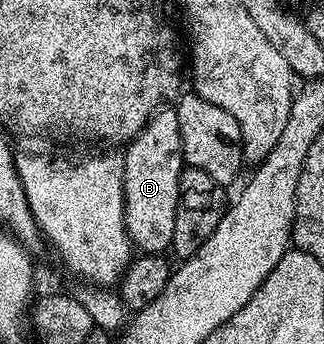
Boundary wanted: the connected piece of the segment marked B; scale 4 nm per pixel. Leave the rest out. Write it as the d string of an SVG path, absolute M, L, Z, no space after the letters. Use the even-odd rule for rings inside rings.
M160 108L151 115L149 121L141 128L139 135L126 143L125 150L127 154L122 155L123 159L123 215L125 216L125 228L127 234L131 237L132 247L138 248L143 254L158 254L164 253L170 247L173 240L173 220L177 216L177 200L179 199L179 173L185 168L183 160L183 145L181 144L181 128L177 124L177 112L174 108Z

